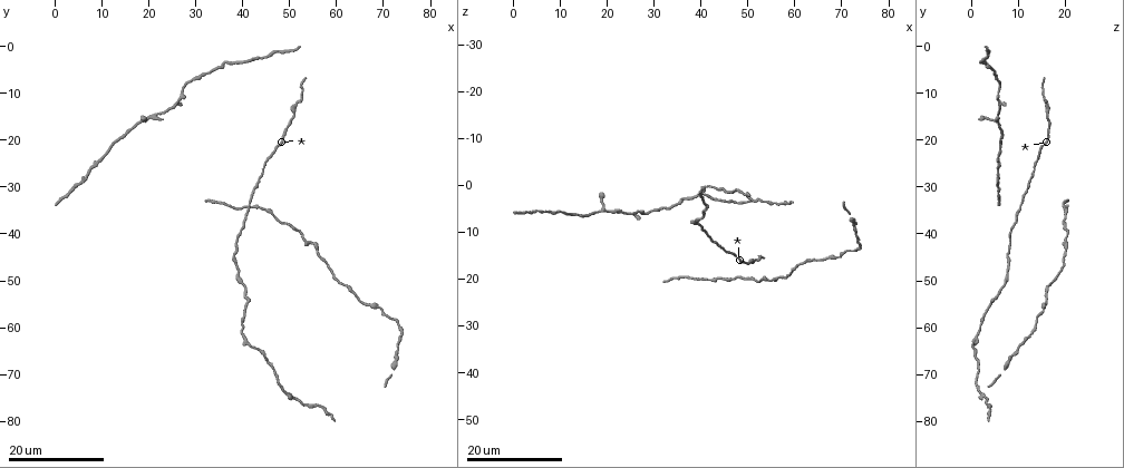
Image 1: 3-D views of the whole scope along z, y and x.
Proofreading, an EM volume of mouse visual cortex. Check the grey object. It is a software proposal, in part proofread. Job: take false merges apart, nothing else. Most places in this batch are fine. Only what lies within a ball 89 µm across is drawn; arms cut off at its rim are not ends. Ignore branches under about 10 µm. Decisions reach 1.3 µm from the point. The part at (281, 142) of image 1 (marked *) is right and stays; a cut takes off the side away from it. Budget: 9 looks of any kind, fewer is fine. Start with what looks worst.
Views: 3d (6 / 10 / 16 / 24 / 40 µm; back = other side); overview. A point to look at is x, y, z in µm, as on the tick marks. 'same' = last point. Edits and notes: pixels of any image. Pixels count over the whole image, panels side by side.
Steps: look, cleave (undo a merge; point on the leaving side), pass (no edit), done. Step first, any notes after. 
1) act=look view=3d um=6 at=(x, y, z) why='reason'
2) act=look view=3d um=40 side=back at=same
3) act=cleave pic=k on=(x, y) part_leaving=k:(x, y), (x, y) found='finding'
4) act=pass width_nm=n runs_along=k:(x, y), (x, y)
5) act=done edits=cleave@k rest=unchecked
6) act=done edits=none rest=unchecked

act=look view=3d um=16 at=(25.5, 13.0, 6.5) why='three-way junction'

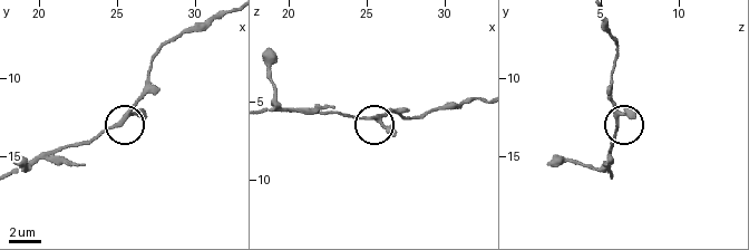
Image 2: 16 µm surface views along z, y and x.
act=look view=3d um=6 at=(25.2, 13.0, 6.0)

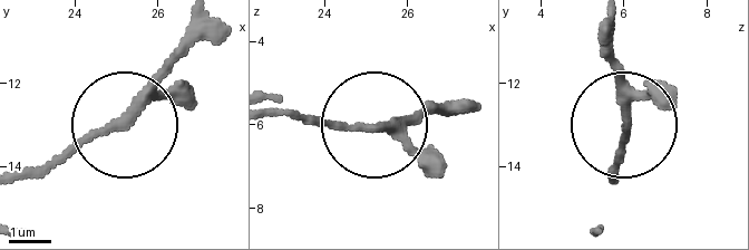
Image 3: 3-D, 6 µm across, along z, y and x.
act=look view=3d um=6 side=back at=(25.20, 12.85, 6.10)

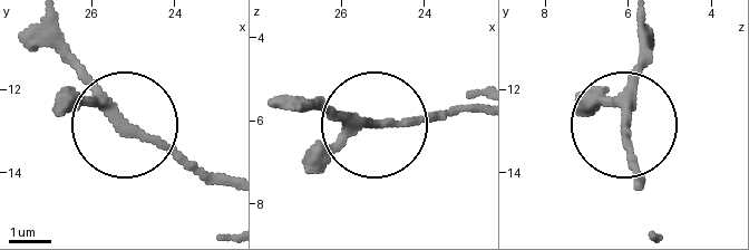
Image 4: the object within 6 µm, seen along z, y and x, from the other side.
act=pass width_nm=190 runs_along=4:(304, 105), (389, 126), (449, 108) found='continuous, no second neuron'

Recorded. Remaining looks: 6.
act=look view=3d um=16 at=(20.5, 14.5, 5.5) why='sudden change in width'

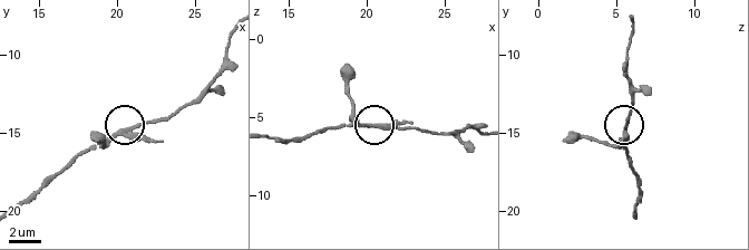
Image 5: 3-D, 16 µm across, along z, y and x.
act=look view=3d um=10 at=(20.8, 14.8, 5.6)

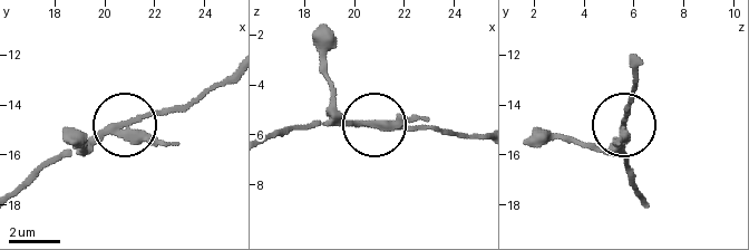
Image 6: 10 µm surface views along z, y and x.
act=pass runs_along=6:(475, 138), (424, 125), (323, 125) found='one neuron here'

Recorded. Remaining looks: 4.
act=look view=3d um=16 at=(44.0, 34.0, 20.5)

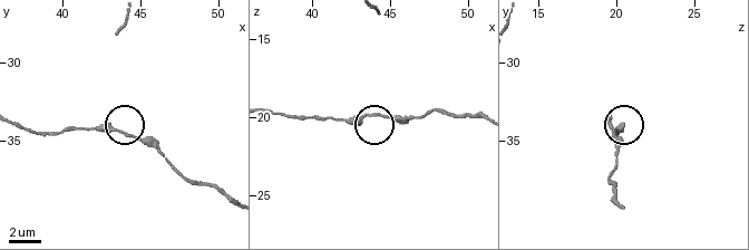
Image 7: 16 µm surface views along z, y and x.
act=look view=3d um=10 at=(43.4, 34.4, 19.8)

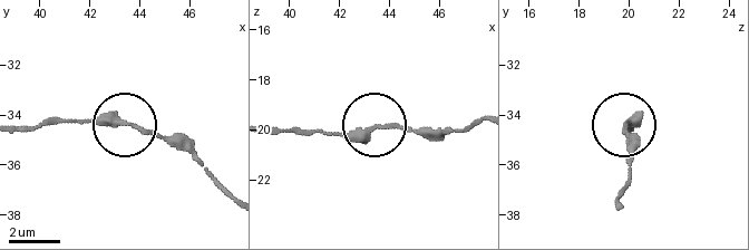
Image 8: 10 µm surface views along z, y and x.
act=pass width_nm=270 found='continuous, no second neuron'

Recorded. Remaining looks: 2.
act=look view=3d um=24 at=(40.0, 50.0, 7.5) why='thick turns thin'

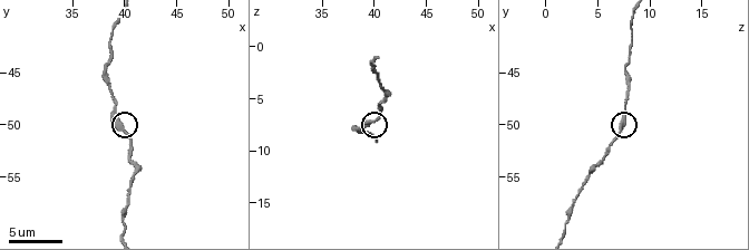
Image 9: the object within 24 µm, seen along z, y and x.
act=look view=3d um=10 at=(39.6, 50.4, 7.2)

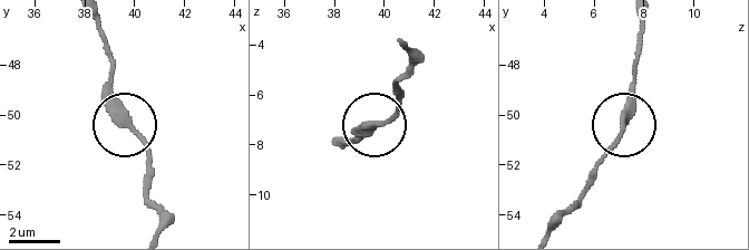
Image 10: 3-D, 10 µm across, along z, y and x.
act=pass width_nm=330 found='all the same neuron'

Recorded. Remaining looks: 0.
act=done edits=none rest=unchecked

